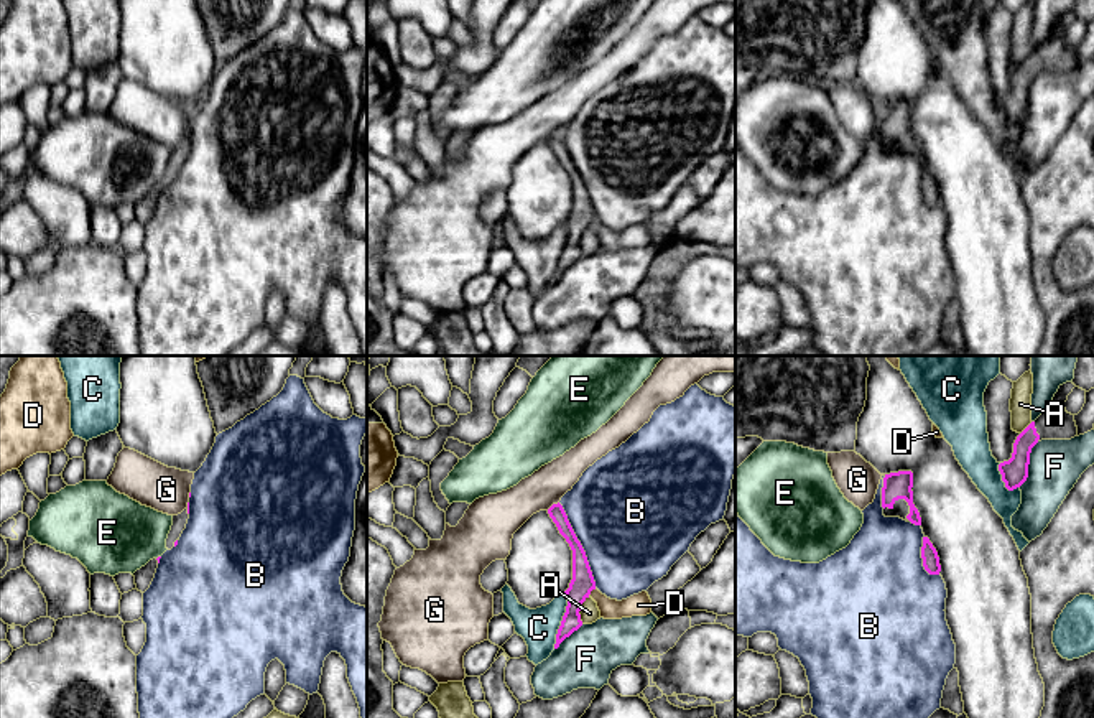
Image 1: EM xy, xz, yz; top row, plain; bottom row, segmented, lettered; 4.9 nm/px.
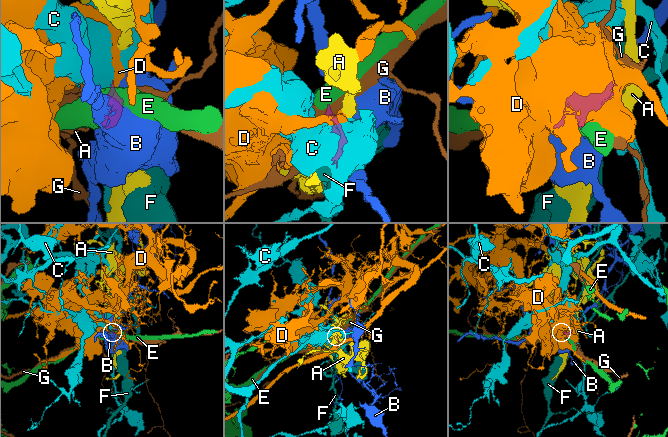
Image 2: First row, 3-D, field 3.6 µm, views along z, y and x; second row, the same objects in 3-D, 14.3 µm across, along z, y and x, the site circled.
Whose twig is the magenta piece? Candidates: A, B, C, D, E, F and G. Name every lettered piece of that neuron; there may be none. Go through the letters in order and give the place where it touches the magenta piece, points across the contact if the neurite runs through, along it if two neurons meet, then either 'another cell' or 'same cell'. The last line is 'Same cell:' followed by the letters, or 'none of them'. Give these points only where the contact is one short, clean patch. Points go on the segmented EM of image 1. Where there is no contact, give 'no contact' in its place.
A: xz (579, 610) | another cell
B: xz (581, 545) | another cell
C: xz (561, 621) | along xz (565, 593), (565, 615), (553, 648) | another cell
D: xz (591, 590) | along xz (596, 588), (588, 595) | another cell
E: xy (158, 557) | along xy (160, 555), (157, 559) | another cell
F: yz (1029, 463) | another cell
G: xz (553, 504) | along xz (558, 501), (546, 509) | another cell
Same cell: none of them

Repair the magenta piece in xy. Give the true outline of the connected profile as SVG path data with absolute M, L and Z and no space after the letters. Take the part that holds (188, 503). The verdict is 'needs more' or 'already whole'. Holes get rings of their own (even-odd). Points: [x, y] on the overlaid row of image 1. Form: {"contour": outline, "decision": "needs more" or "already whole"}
{"contour": "M188 502L188 507L181 514L173 515L173 525L166 538L168 550L178 545L178 540L183 530L186 529L188 519L189 519L189 502Z", "decision": "needs more"}

